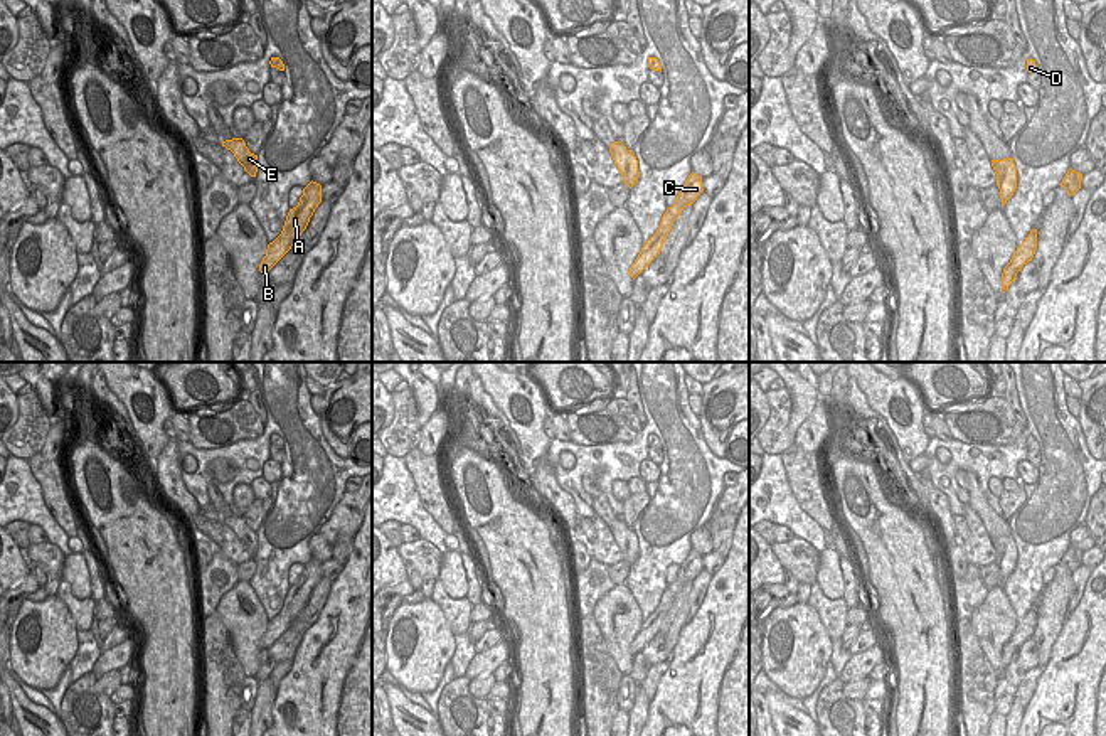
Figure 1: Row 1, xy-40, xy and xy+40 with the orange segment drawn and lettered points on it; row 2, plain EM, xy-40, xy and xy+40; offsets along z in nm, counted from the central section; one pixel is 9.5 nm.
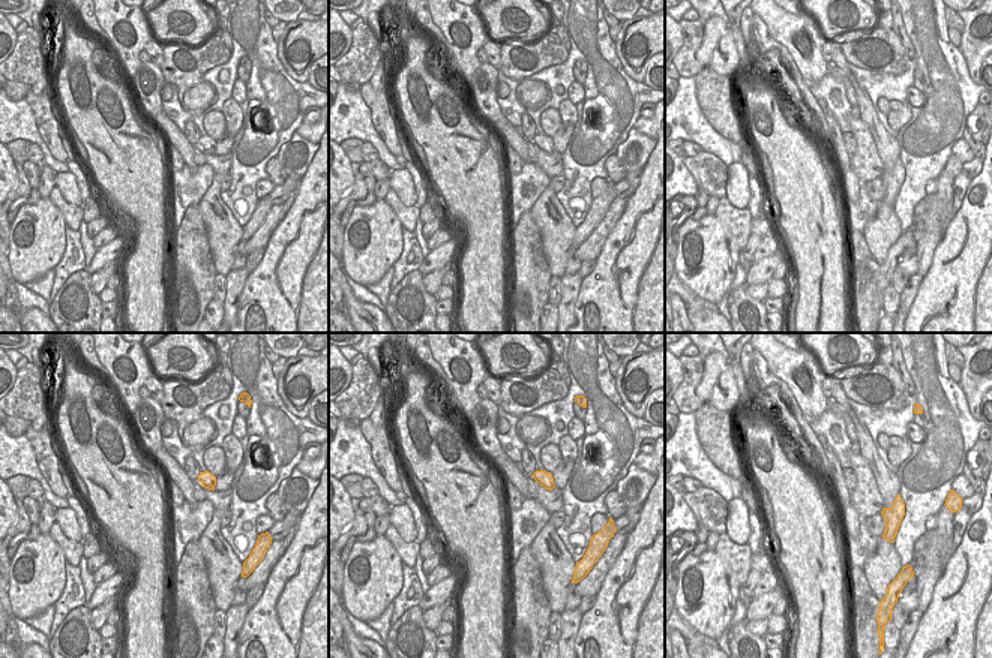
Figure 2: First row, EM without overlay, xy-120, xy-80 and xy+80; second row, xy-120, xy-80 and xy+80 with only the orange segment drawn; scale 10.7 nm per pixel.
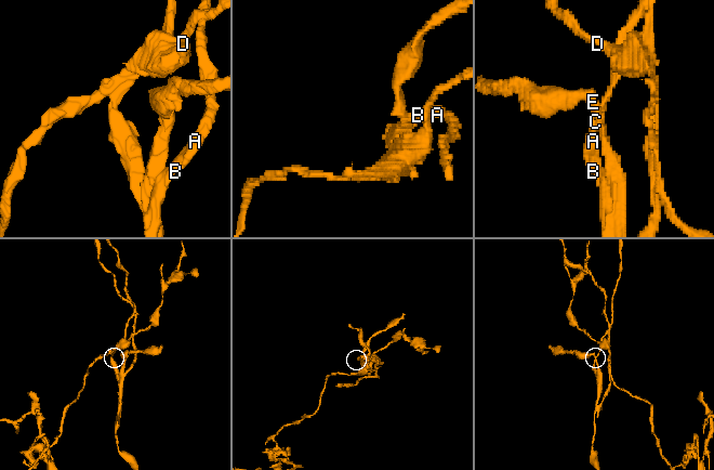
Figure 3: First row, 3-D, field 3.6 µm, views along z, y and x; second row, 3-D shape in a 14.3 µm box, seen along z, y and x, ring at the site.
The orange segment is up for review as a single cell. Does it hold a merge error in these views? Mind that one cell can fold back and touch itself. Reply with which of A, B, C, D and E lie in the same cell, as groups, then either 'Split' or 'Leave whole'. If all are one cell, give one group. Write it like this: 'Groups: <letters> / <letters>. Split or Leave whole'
Groups: A B C / D E. Split

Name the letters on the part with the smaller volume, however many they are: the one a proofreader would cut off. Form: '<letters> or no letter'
A, B, C

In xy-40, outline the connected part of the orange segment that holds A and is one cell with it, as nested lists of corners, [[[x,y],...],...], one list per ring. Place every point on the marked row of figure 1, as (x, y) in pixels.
[[[311,180],[303,189],[298,205],[290,209],[281,234],[268,244],[266,256],[259,264],[261,273],[269,271],[291,249],[320,202],[322,185]]]

